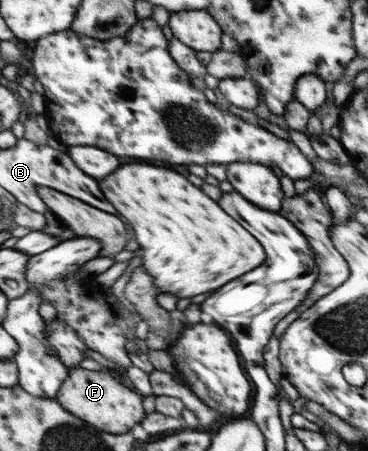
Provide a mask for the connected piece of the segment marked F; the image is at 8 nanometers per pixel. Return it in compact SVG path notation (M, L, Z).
M73 369L69 379L63 383L57 401L65 405L73 415L97 425L99 429L109 429L109 433L129 433L135 425L139 425L147 411L143 407L143 395L119 383L105 371L89 371L89 369Z

